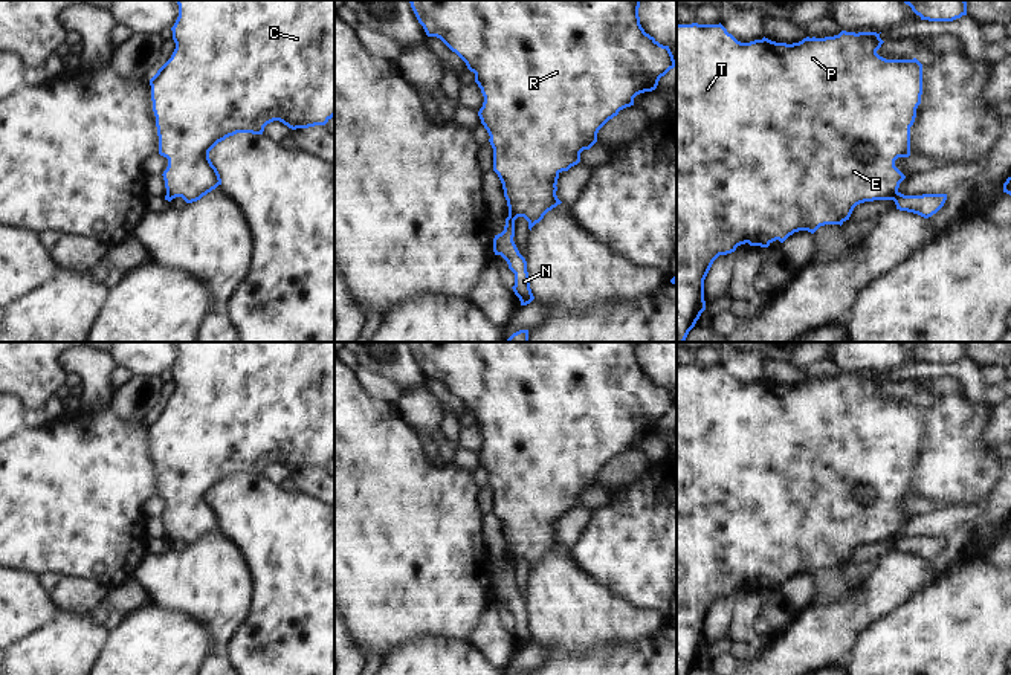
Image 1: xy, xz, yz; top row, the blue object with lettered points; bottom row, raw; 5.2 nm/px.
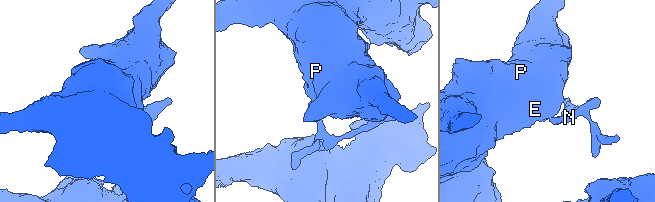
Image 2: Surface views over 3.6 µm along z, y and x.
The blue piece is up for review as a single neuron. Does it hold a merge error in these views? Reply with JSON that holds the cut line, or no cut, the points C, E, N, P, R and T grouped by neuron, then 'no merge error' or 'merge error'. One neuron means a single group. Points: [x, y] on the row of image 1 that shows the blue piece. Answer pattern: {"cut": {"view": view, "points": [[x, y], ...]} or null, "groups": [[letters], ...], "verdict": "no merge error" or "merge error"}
{"cut": {"view": "yz", "points": [[898, 193], [892, 199]]}, "groups": [["C", "E", "P", "R", "T"], ["N"]], "verdict": "merge error"}

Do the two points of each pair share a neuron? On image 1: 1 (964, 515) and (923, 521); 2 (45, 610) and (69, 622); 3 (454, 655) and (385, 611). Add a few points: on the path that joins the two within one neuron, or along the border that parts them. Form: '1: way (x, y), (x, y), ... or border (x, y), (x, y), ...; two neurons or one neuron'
1: way (953, 518), (933, 521); one neuron
2: border (61, 611), (54, 620), (28, 637); two neurons
3: border (463, 640), (414, 639), (394, 652); two neurons

